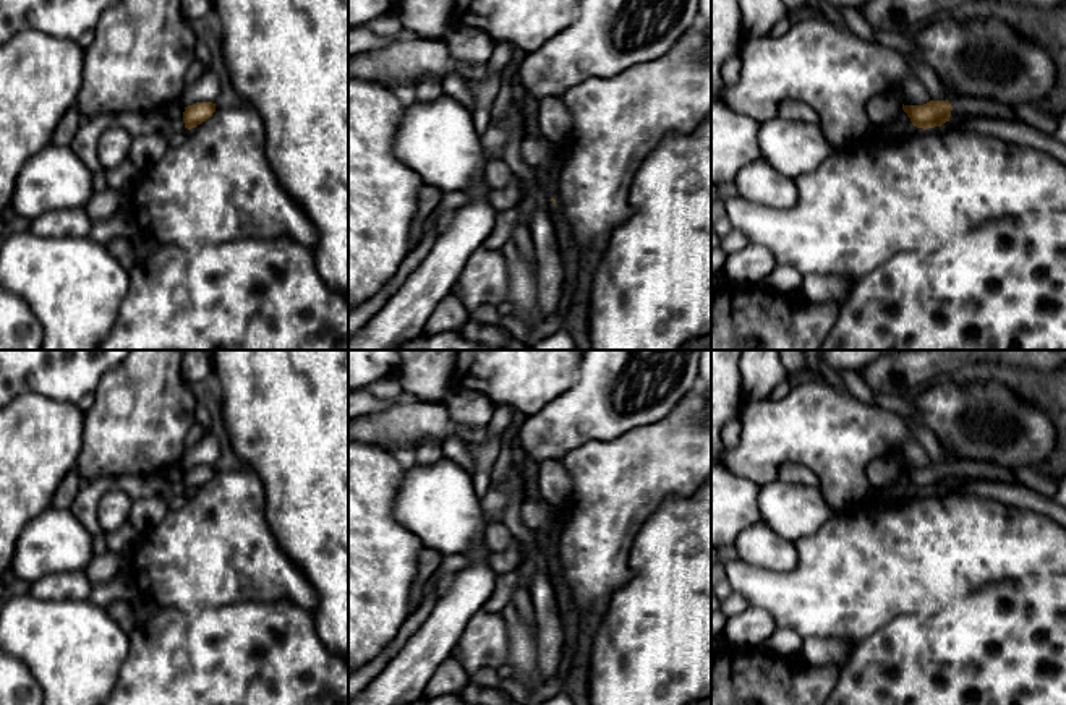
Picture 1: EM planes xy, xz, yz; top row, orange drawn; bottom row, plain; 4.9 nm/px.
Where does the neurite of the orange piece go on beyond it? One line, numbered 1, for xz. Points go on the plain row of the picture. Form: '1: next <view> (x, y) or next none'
1: next none

